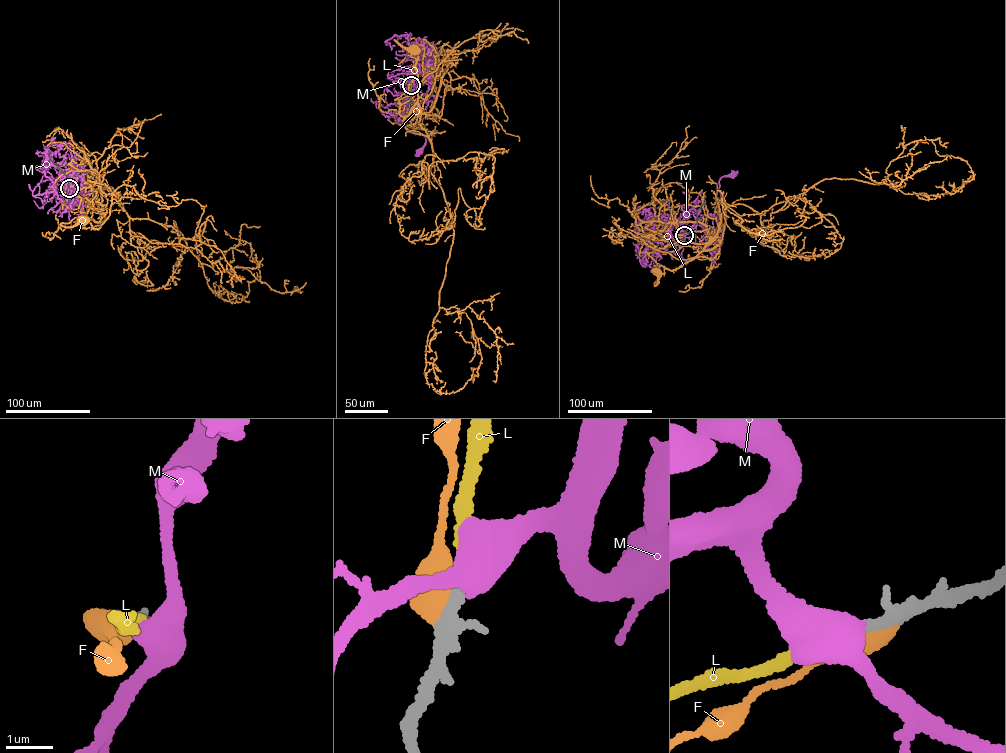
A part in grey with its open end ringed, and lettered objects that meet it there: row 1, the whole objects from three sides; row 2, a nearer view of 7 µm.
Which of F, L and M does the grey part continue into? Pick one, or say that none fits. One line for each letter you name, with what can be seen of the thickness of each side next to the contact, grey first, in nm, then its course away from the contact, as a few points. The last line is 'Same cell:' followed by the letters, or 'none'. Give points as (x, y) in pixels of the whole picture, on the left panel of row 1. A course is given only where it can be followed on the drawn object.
L: 200 nm thick on the grey side, 200 nm on the other
Same cell: L

